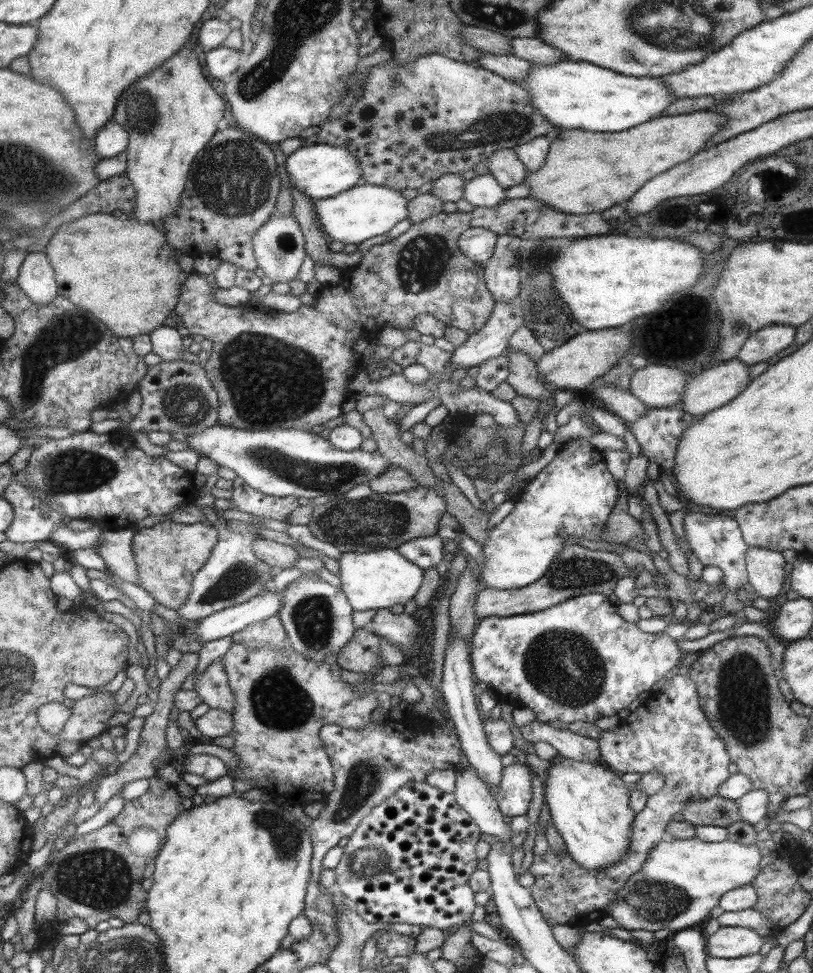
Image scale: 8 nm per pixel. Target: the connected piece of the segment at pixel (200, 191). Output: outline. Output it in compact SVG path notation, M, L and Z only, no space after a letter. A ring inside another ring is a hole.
M235 124L233 128L221 127L214 132L213 138L199 150L191 163L186 184L179 196L179 208L173 214L159 218L162 220L165 240L173 248L192 258L205 253L235 264L239 269L253 271L258 267L258 262L255 260L251 239L259 227L269 220L277 202L277 192L279 178L275 170L273 152L267 148L267 144L263 144L255 134L243 132L243 128Z

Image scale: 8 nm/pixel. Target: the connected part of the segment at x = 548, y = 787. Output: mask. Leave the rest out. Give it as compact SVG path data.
M567 758L557 764L551 763L545 778L544 800L551 815L552 826L563 840L565 851L575 860L575 864L581 865L585 871L613 865L627 851L631 843L630 825L634 821L633 812L627 806L629 792L623 786L623 782L603 766L590 762L576 762Z

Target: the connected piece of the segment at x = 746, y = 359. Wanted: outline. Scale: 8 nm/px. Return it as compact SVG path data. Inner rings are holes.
M783 325L773 326L775 328L761 328L759 332L755 332L755 336L751 336L747 344L743 344L735 359L751 366L751 364L766 361L767 358L771 358L773 354L779 353L779 350L787 348L791 342L794 342L794 328Z

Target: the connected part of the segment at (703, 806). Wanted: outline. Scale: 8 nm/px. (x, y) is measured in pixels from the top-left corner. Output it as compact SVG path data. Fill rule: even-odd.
M718 795L705 800L693 800L683 806L683 821L693 826L719 826L726 828L740 820L736 802Z

